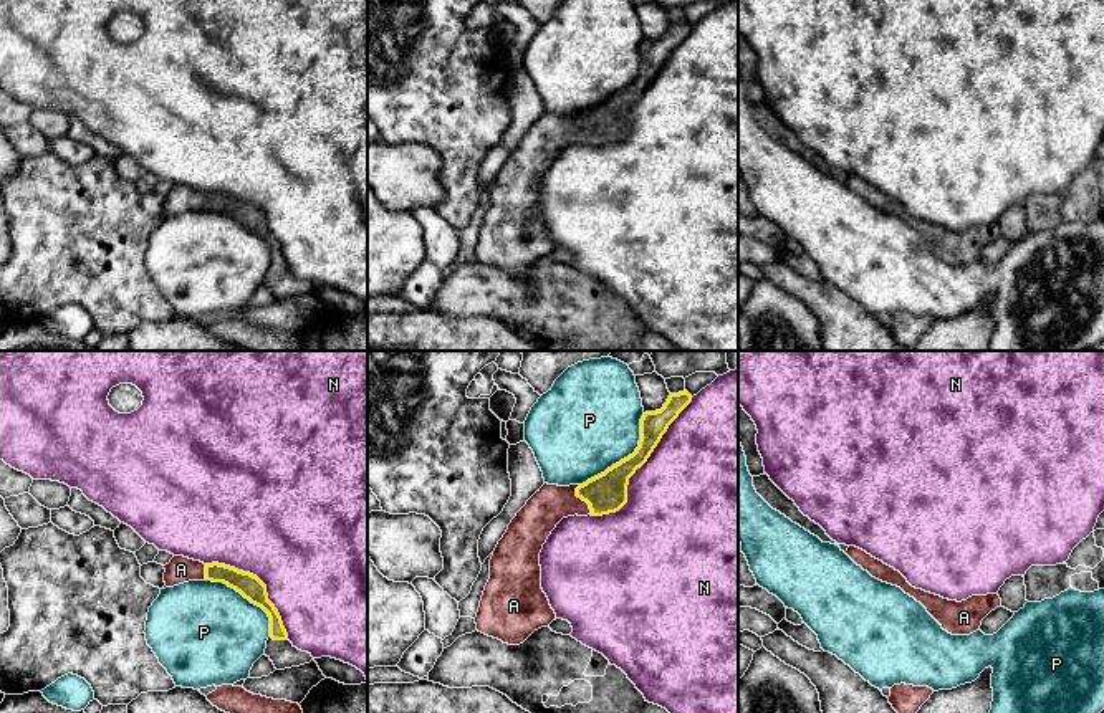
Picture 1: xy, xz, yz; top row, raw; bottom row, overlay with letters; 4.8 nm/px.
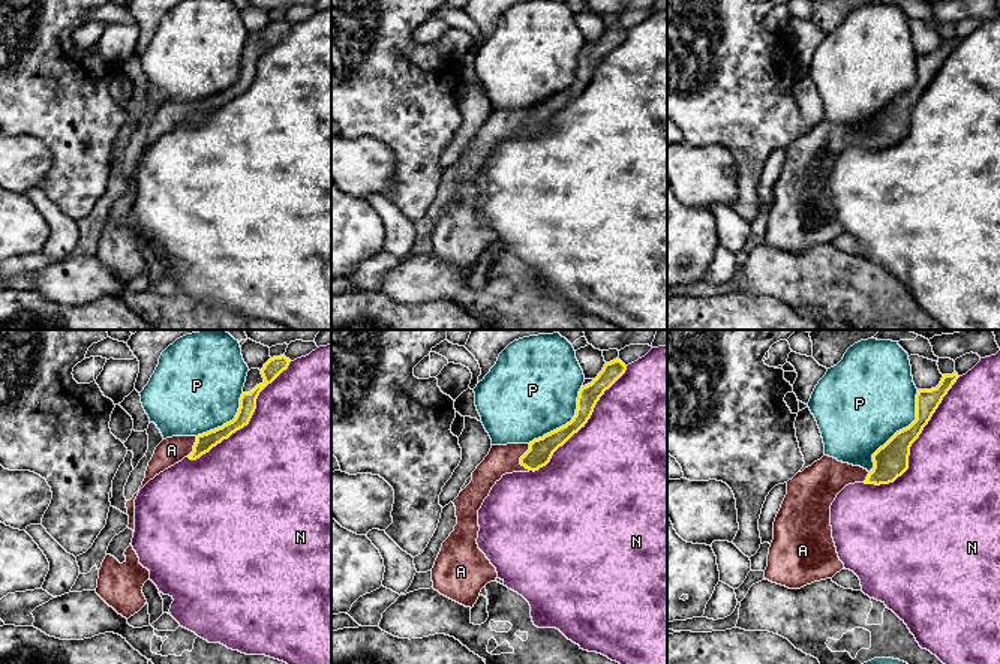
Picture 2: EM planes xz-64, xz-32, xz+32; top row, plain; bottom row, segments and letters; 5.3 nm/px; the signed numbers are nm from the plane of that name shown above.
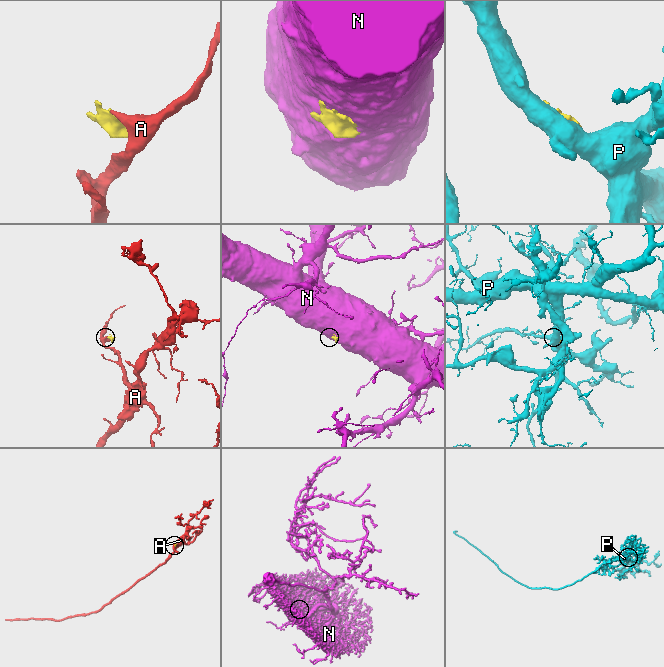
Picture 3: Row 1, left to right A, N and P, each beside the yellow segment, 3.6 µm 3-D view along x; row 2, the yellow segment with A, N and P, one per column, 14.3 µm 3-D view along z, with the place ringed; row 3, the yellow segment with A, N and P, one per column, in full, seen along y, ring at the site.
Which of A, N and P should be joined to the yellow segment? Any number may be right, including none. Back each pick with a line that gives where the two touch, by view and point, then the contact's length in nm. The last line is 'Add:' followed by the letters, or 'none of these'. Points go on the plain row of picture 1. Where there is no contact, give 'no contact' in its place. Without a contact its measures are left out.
A: contact xz (581, 128); length 160 nm
Add: A

